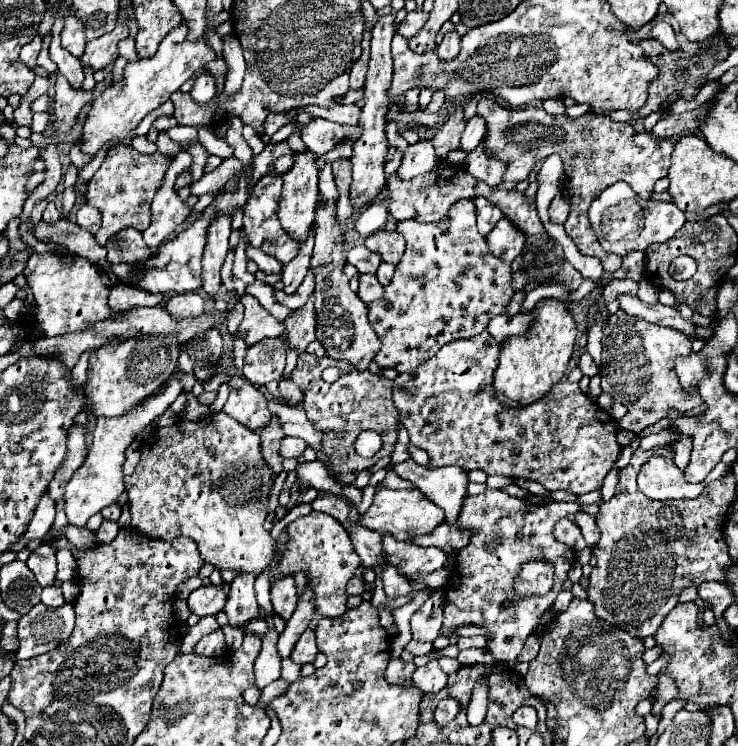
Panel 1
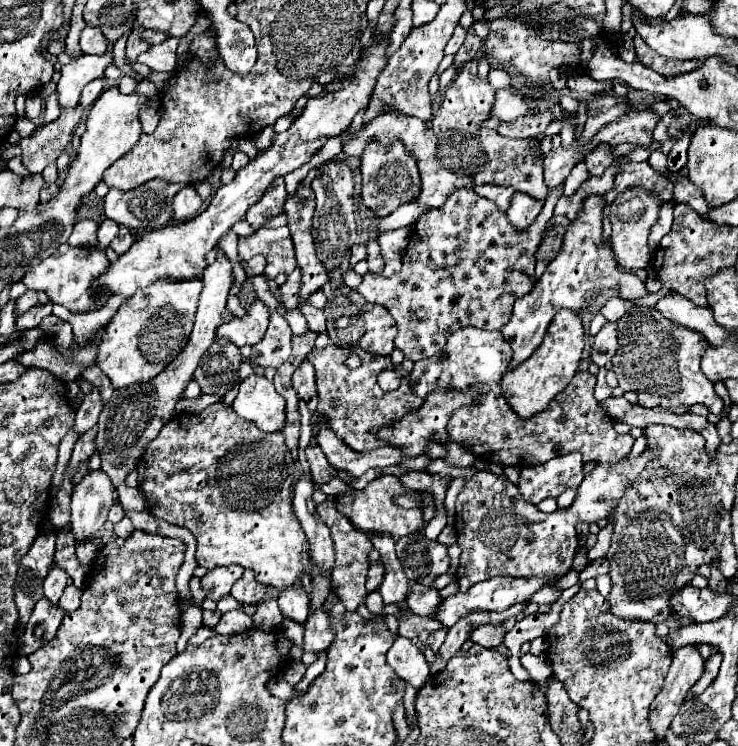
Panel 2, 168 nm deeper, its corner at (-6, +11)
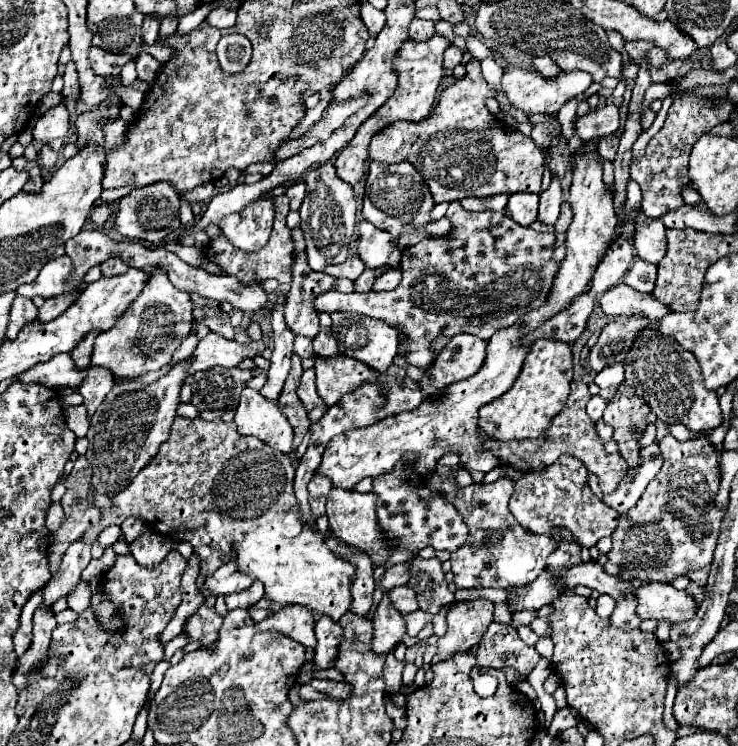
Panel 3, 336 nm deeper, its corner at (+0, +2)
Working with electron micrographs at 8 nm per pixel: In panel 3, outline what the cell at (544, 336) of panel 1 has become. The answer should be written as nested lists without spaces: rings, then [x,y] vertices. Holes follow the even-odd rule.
[[[537,339],[523,363],[521,377],[513,383],[509,393],[503,393],[497,401],[479,409],[479,427],[499,441],[511,439],[535,439],[549,425],[551,419],[563,409],[569,397],[569,385],[573,379],[573,353],[571,343],[557,339]]]

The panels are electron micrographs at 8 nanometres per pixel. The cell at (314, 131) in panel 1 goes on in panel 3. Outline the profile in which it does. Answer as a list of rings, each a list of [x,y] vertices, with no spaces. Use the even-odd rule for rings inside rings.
[[[471,59],[465,65],[465,77],[457,79],[453,85],[441,91],[437,107],[433,113],[419,121],[395,121],[373,135],[369,143],[369,159],[383,163],[401,163],[409,161],[425,179],[435,203],[451,203],[463,197],[487,197],[497,193],[541,193],[541,175],[543,175],[543,153],[533,139],[517,133],[505,131],[503,123],[489,113],[485,101],[495,97],[495,89],[483,79],[479,61]]]

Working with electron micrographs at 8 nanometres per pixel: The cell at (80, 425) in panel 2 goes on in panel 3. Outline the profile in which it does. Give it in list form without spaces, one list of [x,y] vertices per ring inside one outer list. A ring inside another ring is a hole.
[[[89,367],[89,373],[79,387],[79,393],[83,397],[83,405],[87,407],[87,415],[89,415],[87,419],[93,417],[93,413],[103,403],[105,395],[111,391],[111,387],[113,387],[113,375],[109,373],[109,369]]]

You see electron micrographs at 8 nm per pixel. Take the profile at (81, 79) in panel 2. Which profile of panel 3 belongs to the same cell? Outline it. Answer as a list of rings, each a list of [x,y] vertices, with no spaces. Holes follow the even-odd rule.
[[[65,101],[51,107],[33,127],[33,137],[41,143],[49,143],[53,139],[63,139],[69,133],[69,111]]]

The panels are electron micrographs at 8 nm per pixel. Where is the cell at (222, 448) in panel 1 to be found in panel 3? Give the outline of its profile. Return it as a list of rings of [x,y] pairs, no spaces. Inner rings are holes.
[[[177,415],[171,425],[169,439],[159,447],[157,455],[121,493],[117,493],[117,497],[111,497],[113,507],[103,509],[101,523],[89,529],[83,539],[93,543],[105,527],[119,525],[123,521],[117,517],[119,513],[135,515],[155,533],[189,541],[193,545],[193,553],[201,561],[201,577],[209,577],[221,565],[235,561],[239,573],[251,575],[265,585],[265,597],[269,601],[277,605],[297,603],[339,621],[339,617],[349,611],[349,585],[355,569],[325,547],[321,533],[313,533],[305,521],[301,521],[293,493],[293,477],[295,469],[289,455],[279,453],[257,437],[239,435],[233,423],[223,423],[221,419],[205,421],[201,417],[183,419]]]

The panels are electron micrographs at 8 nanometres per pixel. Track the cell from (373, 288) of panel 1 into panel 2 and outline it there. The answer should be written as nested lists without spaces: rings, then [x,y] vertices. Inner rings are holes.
[[[377,236],[369,238],[369,242],[367,242],[367,264],[369,264],[369,270],[375,274],[379,274],[383,270],[383,256],[381,256]]]

